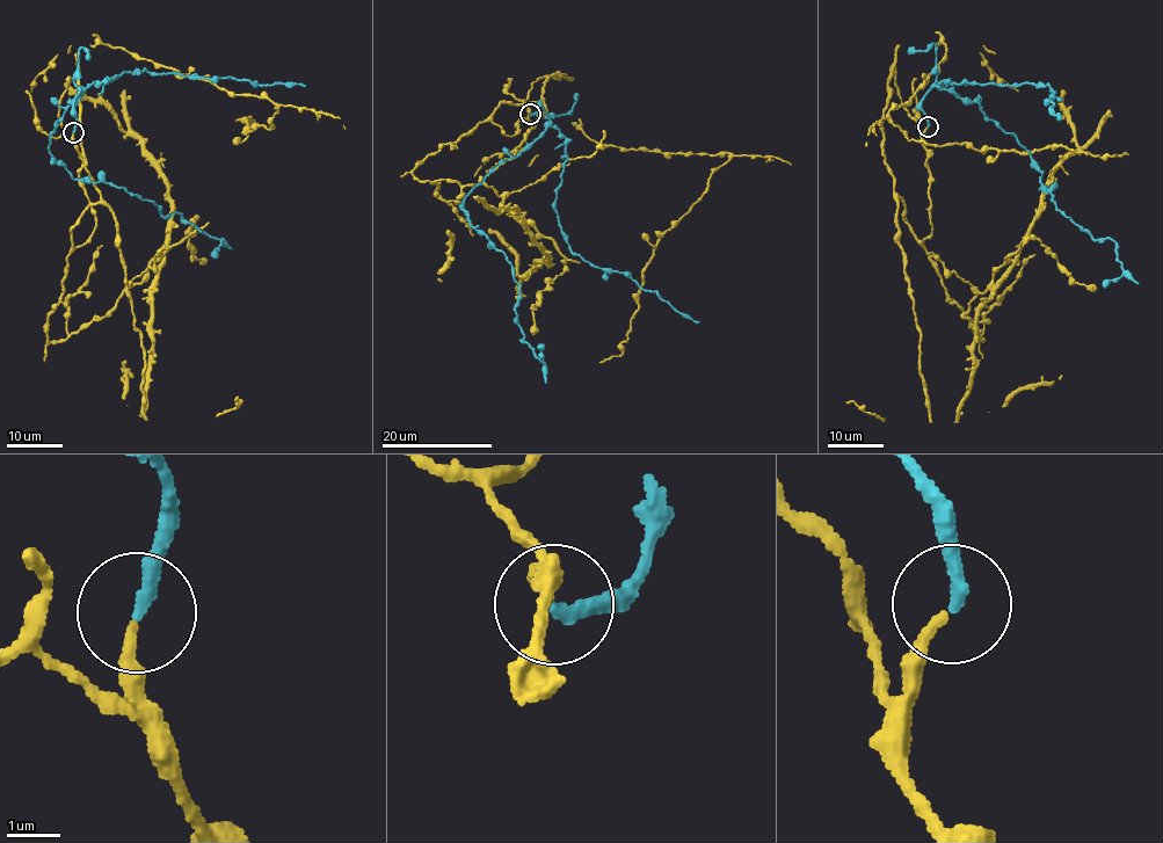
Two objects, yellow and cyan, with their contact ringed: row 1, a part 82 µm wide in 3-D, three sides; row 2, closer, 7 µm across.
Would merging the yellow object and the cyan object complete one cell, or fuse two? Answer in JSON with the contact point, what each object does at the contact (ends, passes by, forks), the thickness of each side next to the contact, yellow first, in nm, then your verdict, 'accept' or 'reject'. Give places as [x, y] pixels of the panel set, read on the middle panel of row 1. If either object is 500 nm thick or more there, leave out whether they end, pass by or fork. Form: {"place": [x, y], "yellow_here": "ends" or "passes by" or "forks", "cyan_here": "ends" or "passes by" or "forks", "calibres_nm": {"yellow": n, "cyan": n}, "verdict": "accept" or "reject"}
{"place": [530, 114], "yellow_here": "ends", "cyan_here": "ends", "calibres_nm": {"yellow": 200, "cyan": 260}, "verdict": "accept"}

